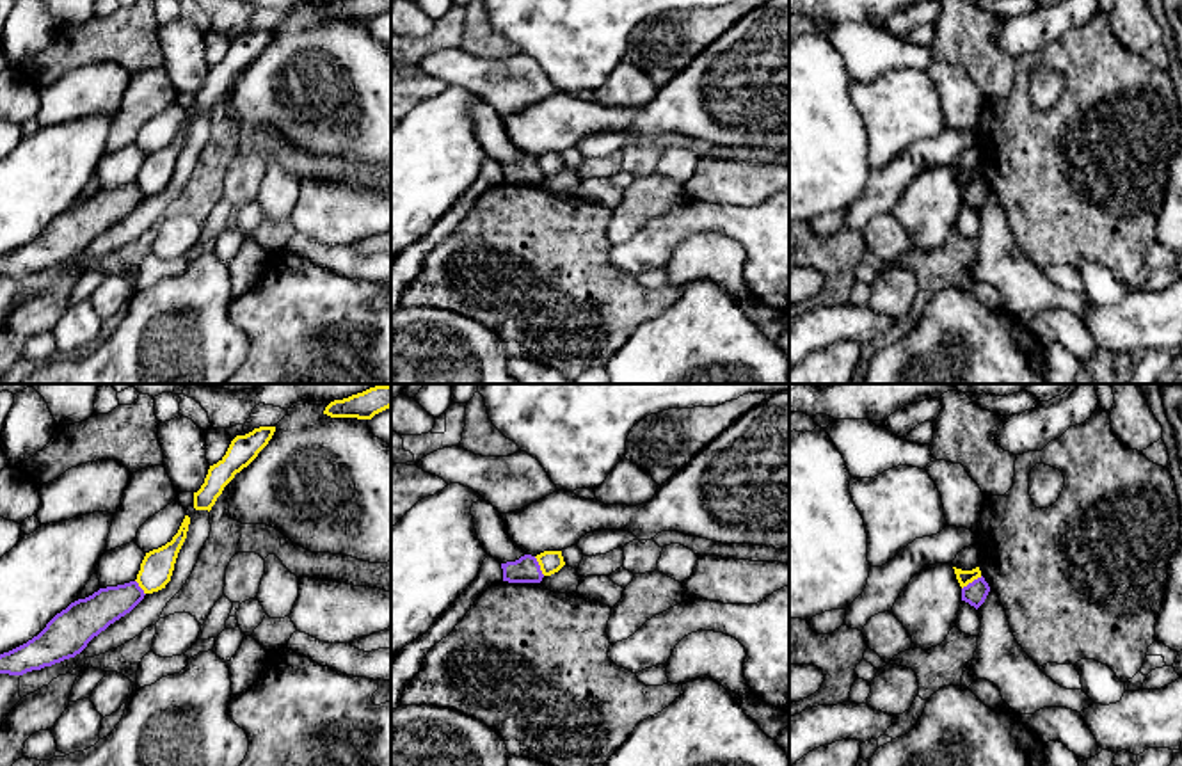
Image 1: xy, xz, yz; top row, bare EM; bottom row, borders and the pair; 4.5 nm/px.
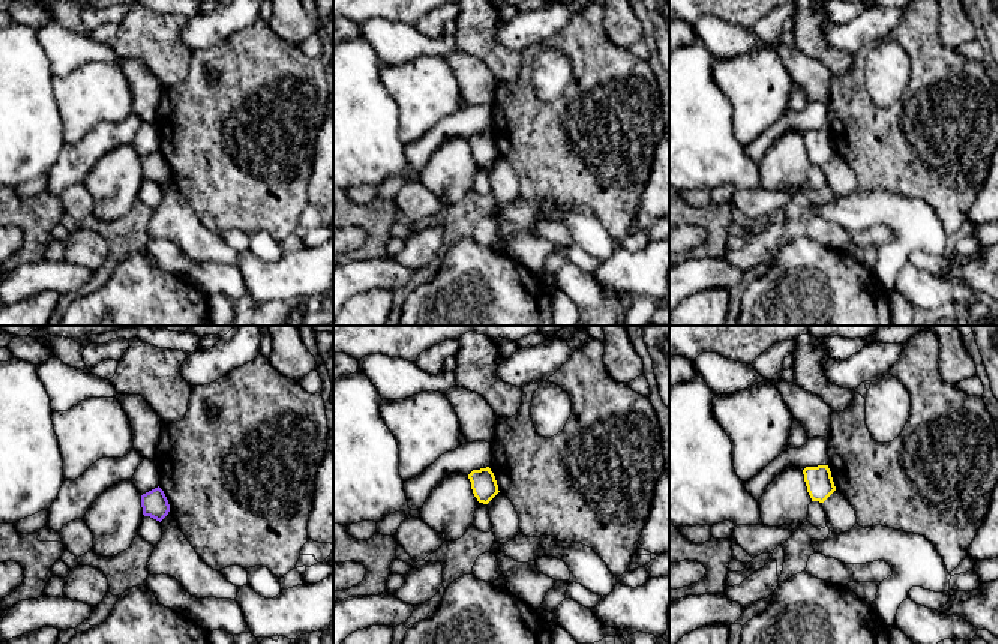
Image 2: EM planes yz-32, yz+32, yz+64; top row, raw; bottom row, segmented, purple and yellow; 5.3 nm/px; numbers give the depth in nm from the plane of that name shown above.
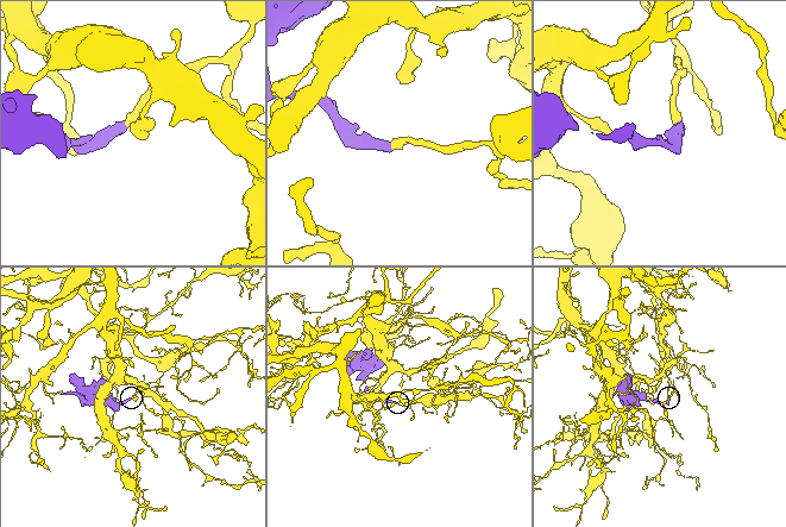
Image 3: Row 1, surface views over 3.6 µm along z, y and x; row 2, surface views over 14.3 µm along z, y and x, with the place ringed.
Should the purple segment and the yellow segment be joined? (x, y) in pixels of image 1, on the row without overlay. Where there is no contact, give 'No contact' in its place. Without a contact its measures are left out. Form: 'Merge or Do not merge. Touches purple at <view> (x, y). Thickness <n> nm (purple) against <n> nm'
Do not merge. Touches purple at yz (973, 183). Thickness 100 nm (purple) against 70 nm

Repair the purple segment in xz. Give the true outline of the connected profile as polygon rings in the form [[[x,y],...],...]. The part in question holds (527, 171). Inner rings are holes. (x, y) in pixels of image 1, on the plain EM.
[[[524,156],[515,164],[501,165],[503,183],[508,185],[540,185],[544,176],[535,158]]]

